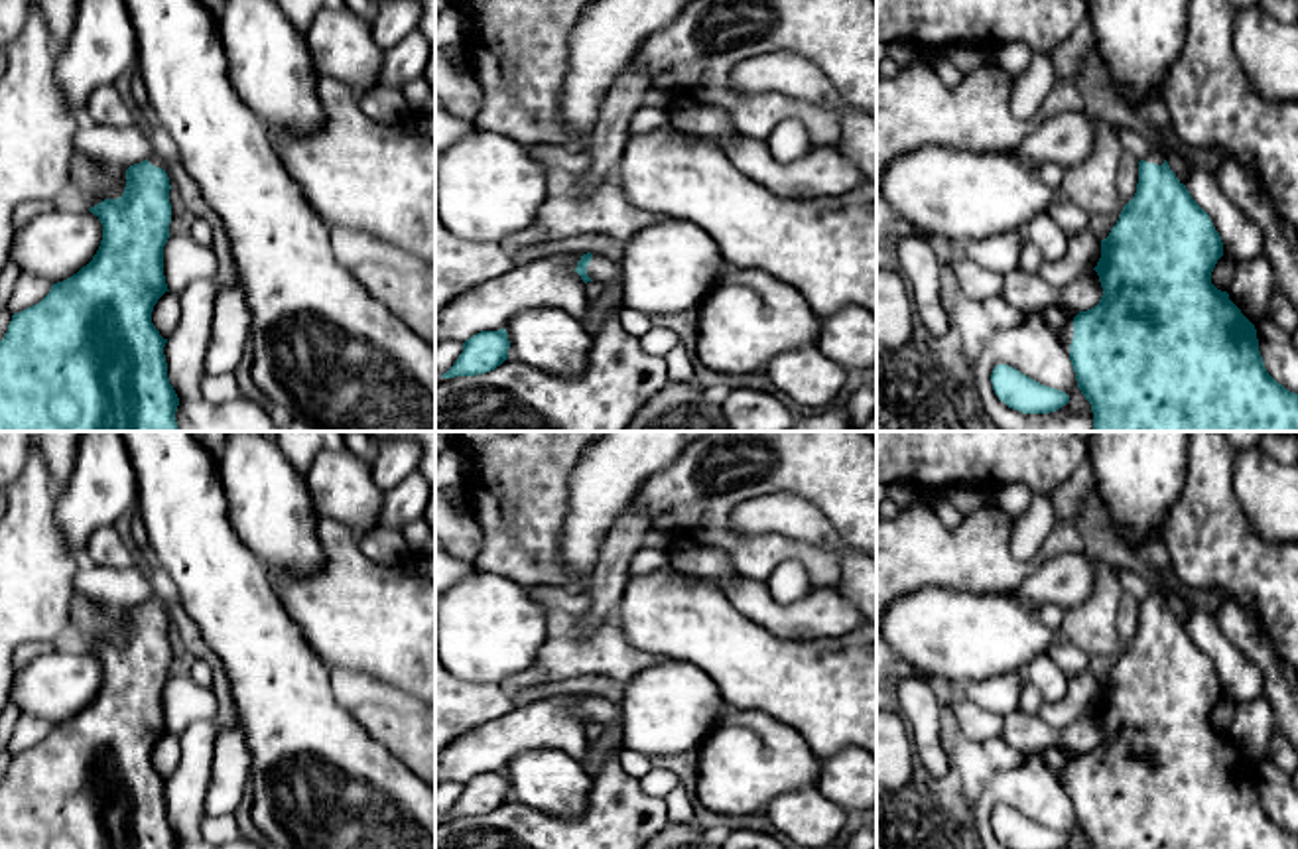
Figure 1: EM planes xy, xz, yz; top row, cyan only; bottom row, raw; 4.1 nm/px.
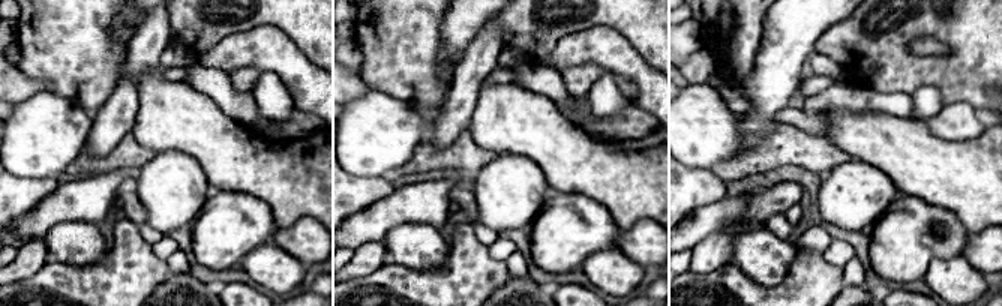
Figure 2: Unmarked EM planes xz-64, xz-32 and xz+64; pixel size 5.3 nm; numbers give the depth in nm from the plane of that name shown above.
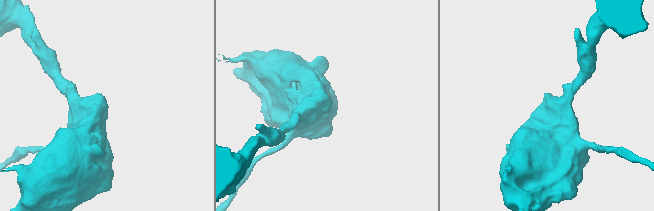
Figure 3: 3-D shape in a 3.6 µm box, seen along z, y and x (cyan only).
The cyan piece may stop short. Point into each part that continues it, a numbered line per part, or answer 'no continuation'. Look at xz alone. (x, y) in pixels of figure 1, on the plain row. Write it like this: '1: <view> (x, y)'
1: xz (599, 710)

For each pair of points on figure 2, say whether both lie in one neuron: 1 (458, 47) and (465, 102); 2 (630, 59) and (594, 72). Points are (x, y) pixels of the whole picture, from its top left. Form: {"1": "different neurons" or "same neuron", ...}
{"1": "different neurons", "2": "different neurons"}

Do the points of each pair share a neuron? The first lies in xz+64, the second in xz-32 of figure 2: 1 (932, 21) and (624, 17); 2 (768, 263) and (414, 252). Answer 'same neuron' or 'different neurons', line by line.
1: same neuron
2: same neuron

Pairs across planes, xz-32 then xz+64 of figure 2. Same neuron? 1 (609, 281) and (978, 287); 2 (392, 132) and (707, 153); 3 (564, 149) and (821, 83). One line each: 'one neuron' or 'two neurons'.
1: one neuron
2: one neuron
3: two neurons

